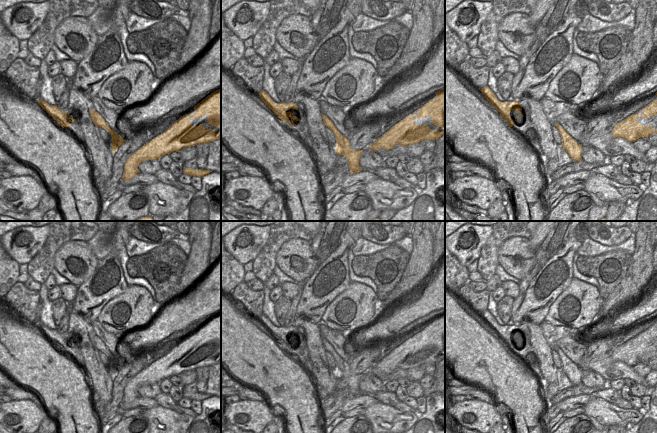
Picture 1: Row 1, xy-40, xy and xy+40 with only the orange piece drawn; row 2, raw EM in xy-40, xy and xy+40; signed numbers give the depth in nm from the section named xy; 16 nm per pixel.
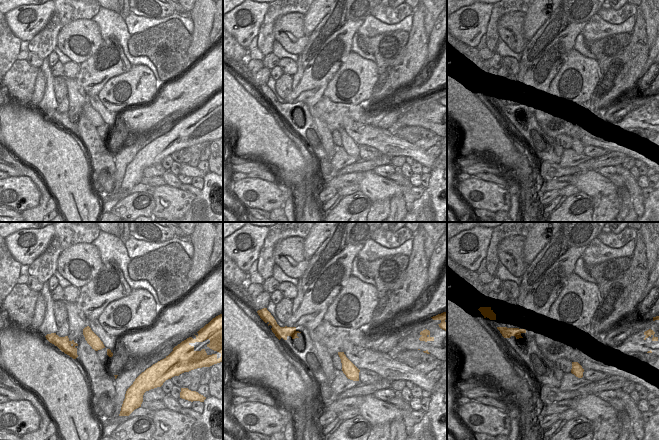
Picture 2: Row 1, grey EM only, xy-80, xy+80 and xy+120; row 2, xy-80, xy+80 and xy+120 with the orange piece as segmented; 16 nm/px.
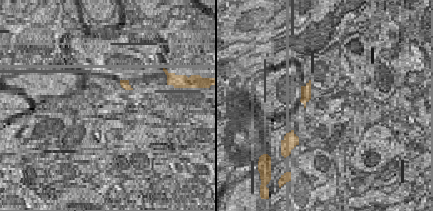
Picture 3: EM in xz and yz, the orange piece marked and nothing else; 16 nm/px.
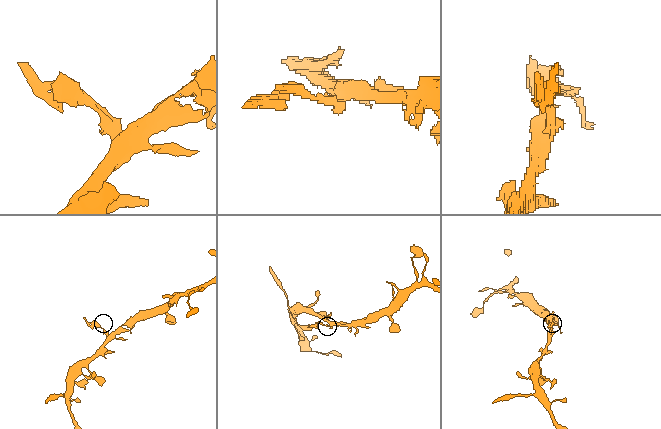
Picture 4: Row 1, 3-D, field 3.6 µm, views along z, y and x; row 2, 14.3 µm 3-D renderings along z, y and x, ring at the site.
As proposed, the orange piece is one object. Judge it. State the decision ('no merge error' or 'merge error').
merge error

